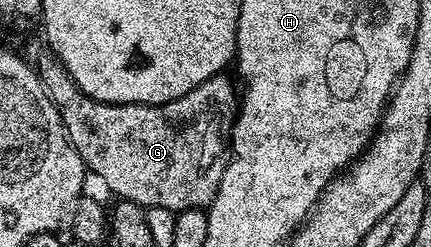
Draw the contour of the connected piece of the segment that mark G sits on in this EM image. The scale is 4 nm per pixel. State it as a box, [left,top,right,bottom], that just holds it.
[37,55,239,214]

